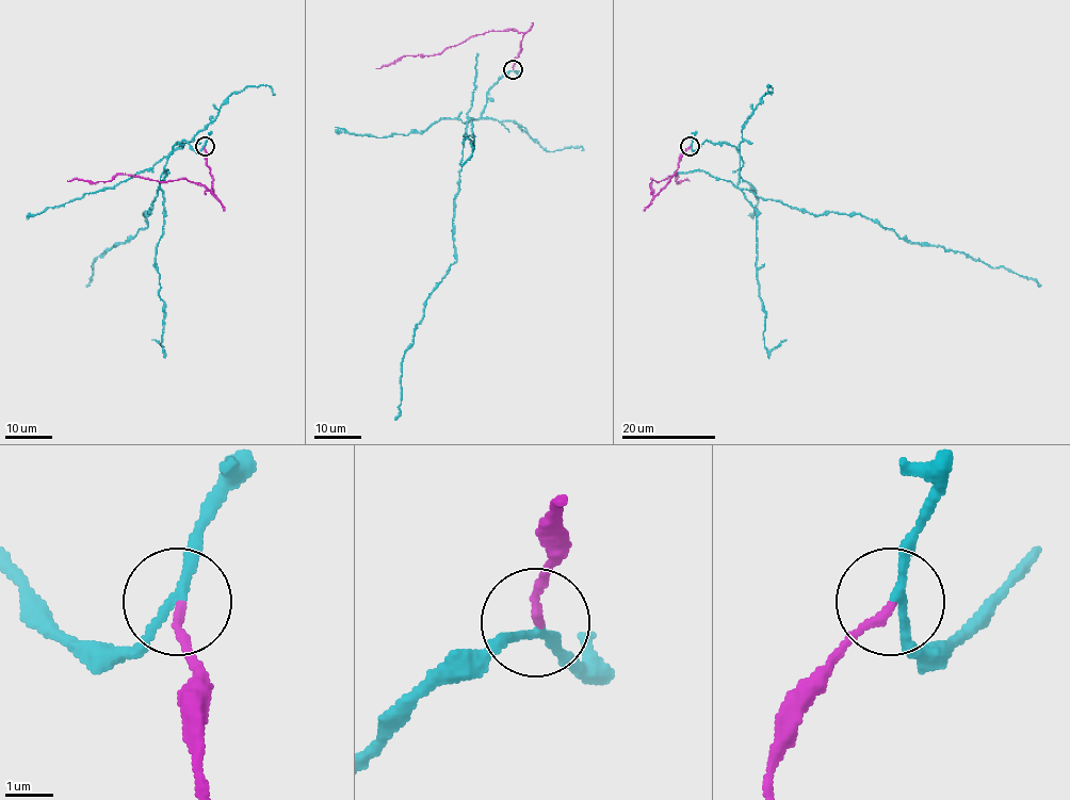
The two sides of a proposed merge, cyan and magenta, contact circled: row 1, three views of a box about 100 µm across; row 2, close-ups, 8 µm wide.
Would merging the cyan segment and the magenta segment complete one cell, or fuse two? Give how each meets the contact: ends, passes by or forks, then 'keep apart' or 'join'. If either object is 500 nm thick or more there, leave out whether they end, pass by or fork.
cyan passes by | magenta ends | keep apart

